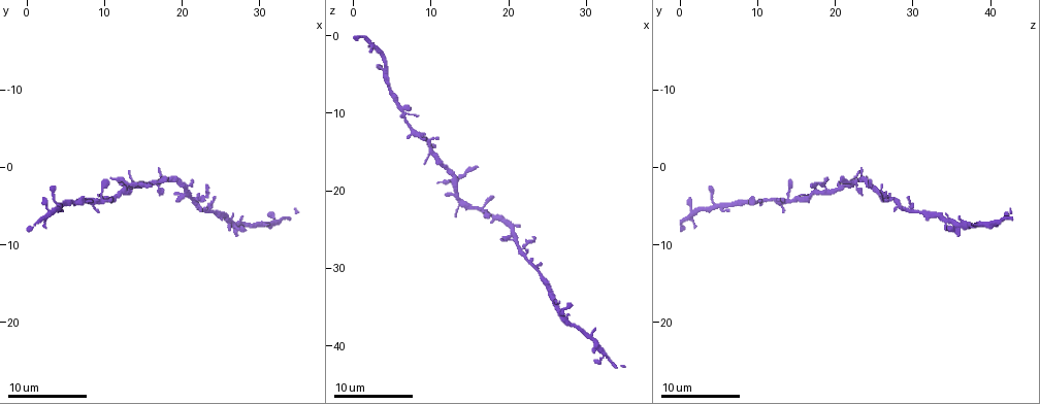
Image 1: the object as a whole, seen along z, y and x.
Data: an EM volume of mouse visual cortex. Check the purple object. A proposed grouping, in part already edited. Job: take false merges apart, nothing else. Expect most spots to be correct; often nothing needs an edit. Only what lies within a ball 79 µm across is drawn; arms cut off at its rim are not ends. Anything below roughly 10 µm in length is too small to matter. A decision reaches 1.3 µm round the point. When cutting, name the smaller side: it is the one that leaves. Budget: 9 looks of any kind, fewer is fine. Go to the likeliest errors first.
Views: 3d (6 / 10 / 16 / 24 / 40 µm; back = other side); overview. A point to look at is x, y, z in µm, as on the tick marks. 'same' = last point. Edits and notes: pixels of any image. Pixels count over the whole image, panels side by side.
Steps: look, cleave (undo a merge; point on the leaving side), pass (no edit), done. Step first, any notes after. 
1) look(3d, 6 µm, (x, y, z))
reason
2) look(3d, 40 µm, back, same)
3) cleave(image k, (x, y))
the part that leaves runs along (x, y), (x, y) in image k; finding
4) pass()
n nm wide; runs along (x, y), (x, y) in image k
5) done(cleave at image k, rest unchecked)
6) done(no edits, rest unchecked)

look(3d, 10 µm, (16.8, 2.0, 22.4))
four-way junction

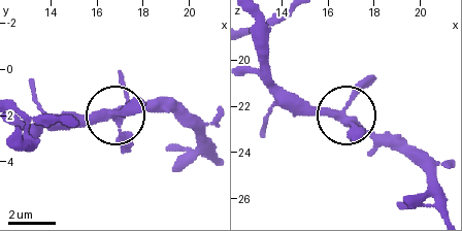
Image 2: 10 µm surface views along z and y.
pass()
330 nm wide; one neuron here

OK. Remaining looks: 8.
look(3d, 10 µm, (21.4, 4.0, 26.8))

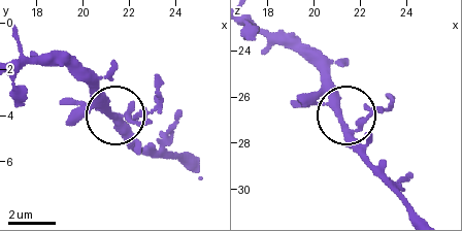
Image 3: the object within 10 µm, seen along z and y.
look(3d, 6 µm, (21.2, 3.9, 26.9))
closer look

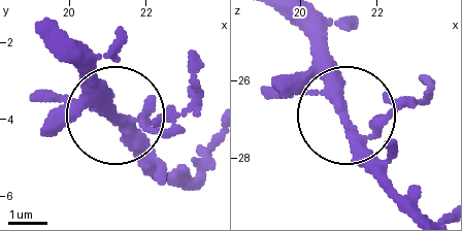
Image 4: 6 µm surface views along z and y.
pass()
4 arms; continuous, no second neuron

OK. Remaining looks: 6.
look(3d, 10 µm, (9.6, 4.2, 13.6))
four arms meet

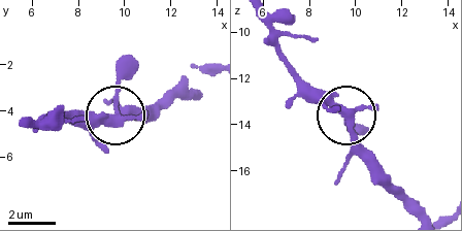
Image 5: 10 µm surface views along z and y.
pass()
runs along (420, 211), (298, 72) in image 5; one neuron here

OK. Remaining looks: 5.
look(3d, 10 µm, (6.8, 4.6, 9.4))
four-way junction

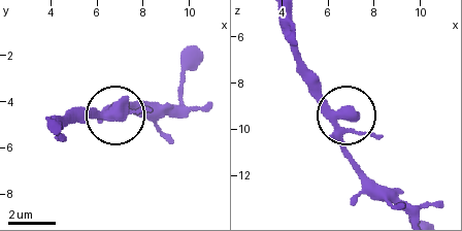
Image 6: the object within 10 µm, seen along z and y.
look(3d, 6 µm, (6.6, 4.6, 9.4))

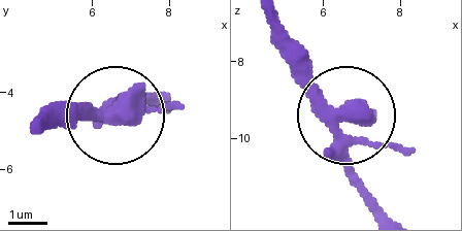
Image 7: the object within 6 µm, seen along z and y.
pass()
one neuron here

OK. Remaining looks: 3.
done(no edits, rest unchecked)

